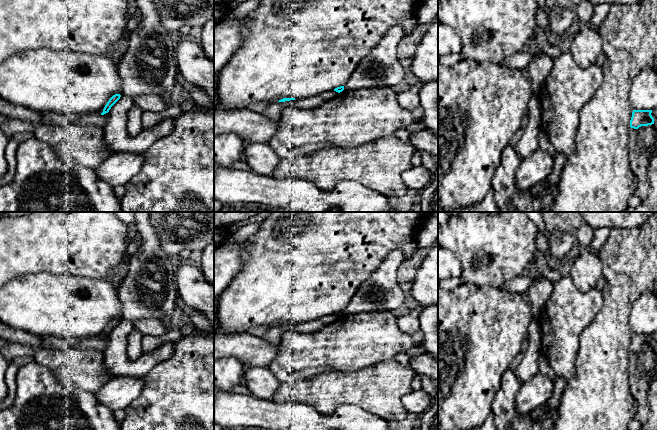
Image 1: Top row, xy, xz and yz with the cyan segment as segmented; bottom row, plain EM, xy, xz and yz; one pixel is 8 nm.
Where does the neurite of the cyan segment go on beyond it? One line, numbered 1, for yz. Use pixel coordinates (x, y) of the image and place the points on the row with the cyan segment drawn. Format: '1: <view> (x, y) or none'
1: none

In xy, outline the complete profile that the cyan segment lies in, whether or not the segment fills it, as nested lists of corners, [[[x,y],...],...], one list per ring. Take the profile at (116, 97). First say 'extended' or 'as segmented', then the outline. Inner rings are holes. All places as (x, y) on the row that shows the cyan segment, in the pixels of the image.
as segmented; [[[115,94],[113,95],[109,101],[107,102],[107,104],[105,105],[103,112],[101,113],[101,115],[104,115],[106,113],[109,112],[109,110],[111,109],[111,107],[120,99],[121,95],[120,94]]]

